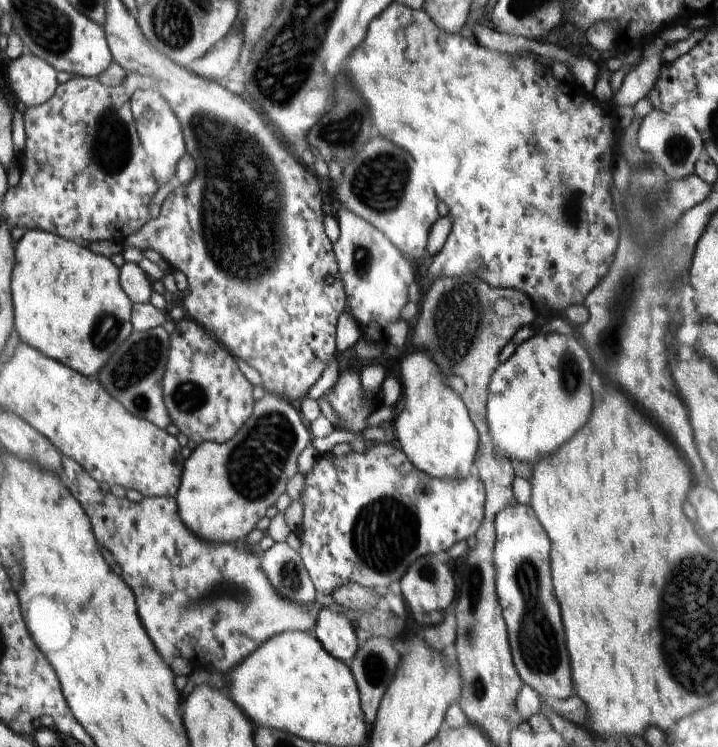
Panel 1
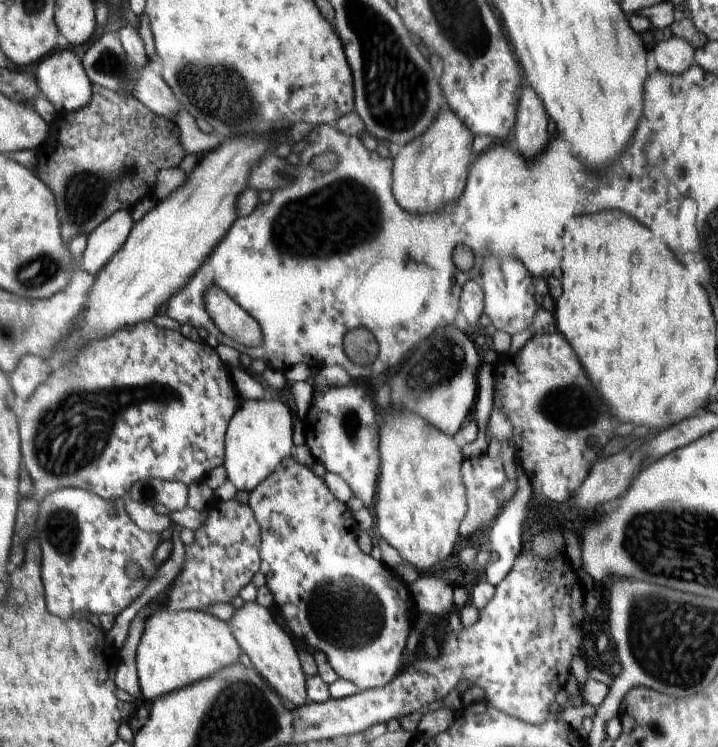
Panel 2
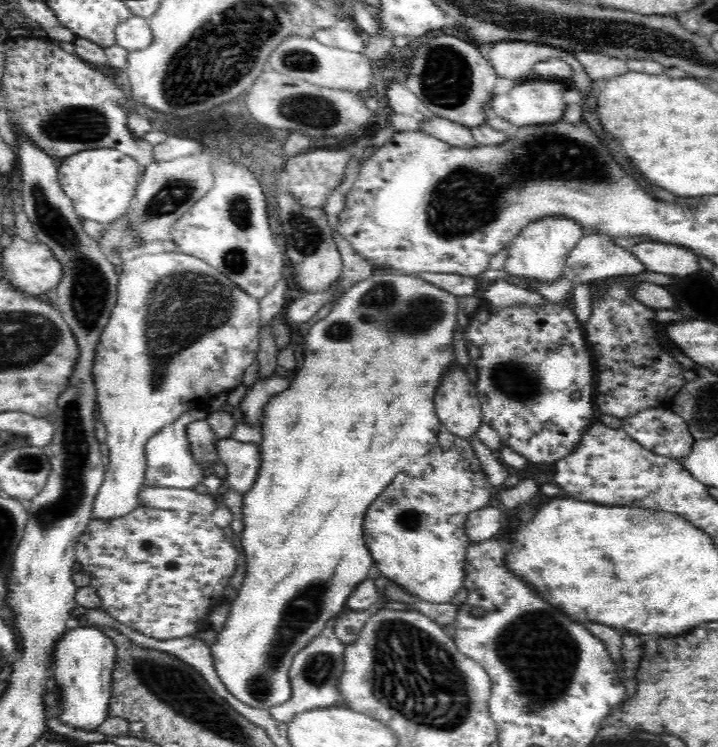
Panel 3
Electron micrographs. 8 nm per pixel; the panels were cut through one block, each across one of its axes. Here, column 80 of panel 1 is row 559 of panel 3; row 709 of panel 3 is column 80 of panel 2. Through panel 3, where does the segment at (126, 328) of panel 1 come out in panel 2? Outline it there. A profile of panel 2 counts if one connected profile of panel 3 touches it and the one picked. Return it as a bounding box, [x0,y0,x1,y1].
[80,210,134,276]

